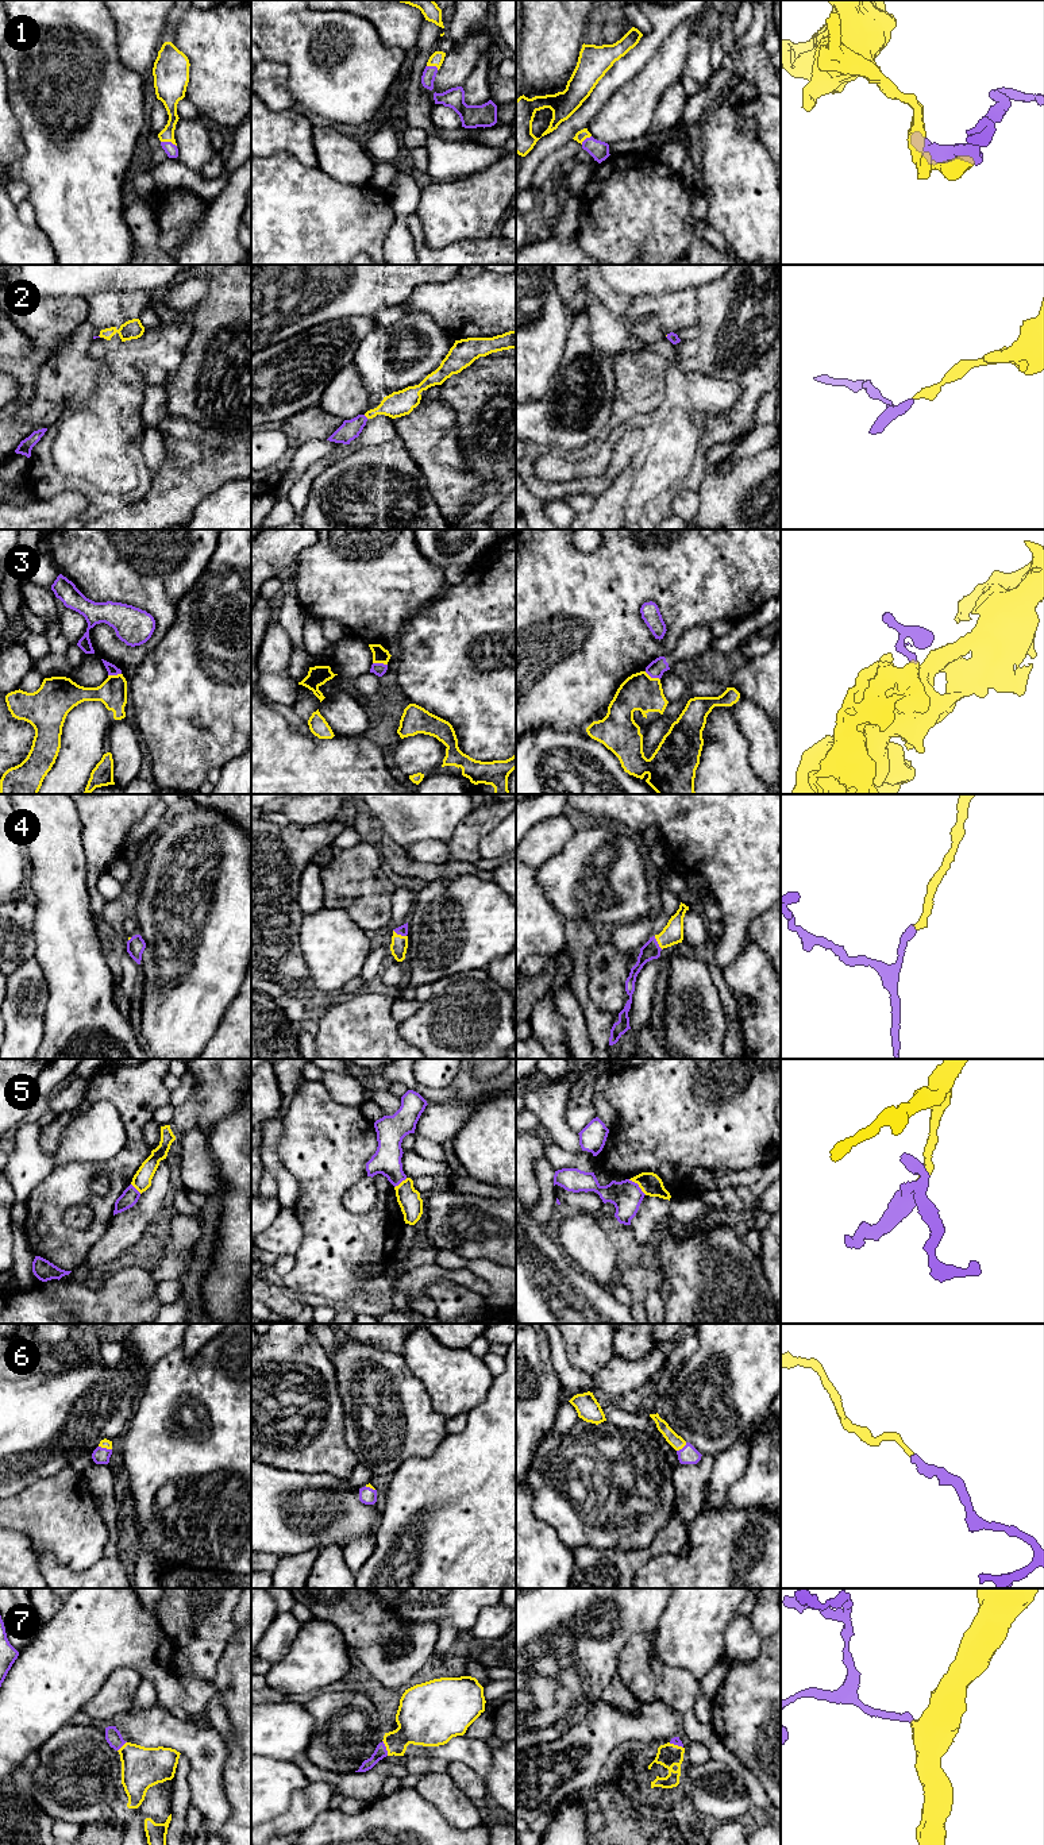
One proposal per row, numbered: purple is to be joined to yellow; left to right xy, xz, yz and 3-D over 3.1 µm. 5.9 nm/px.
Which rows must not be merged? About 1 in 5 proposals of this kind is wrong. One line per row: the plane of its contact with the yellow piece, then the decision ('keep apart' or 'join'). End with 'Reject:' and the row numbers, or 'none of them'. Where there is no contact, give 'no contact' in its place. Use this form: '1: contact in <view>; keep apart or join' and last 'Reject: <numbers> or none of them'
1: contact in xy; join
2: contact in xz; join
3: contact in yz; keep apart
4: contact in xz; join
5: contact in yz; keep apart
6: contact in yz; join
7: contact in xz; join
Reject: 3, 5

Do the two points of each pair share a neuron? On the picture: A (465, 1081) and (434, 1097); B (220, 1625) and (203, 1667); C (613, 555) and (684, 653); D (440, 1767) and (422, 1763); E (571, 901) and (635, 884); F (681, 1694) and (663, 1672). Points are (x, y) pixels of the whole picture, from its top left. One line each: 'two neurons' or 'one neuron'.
A: one neuron
B: one neuron
C: two neurons
D: one neuron
E: one neuron
F: one neuron

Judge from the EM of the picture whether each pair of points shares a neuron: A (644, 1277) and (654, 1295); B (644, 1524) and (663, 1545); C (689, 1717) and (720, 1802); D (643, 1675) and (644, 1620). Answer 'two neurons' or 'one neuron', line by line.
A: two neurons
B: two neurons
C: two neurons
D: two neurons

